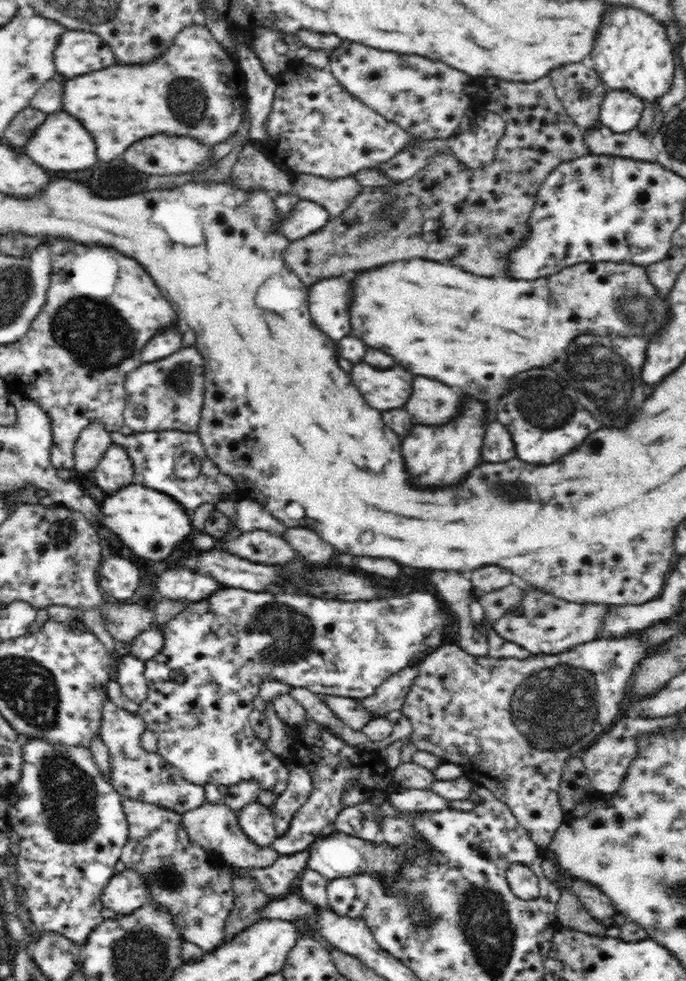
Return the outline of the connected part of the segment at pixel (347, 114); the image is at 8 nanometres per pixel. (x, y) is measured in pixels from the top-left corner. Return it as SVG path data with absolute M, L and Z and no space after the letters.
M308 63L302 65L293 66L287 65L287 70L280 73L276 78L276 90L274 94L274 102L272 104L272 110L264 122L264 129L266 134L262 140L257 141L257 146L262 149L262 155L266 156L270 162L274 163L280 171L288 174L291 177L291 181L294 180L300 174L308 174L309 176L316 176L324 178L326 180L334 180L338 178L346 178L355 176L361 170L375 168L379 166L381 162L388 161L388 158L392 158L394 154L400 153L400 150L406 149L411 145L412 140L419 141L421 138L412 138L412 134L404 130L403 127L395 122L388 121L382 115L378 114L375 110L372 110L369 106L366 106L361 100L353 97L341 84L337 81L337 78L333 76L332 71L329 68L320 69L312 66Z

